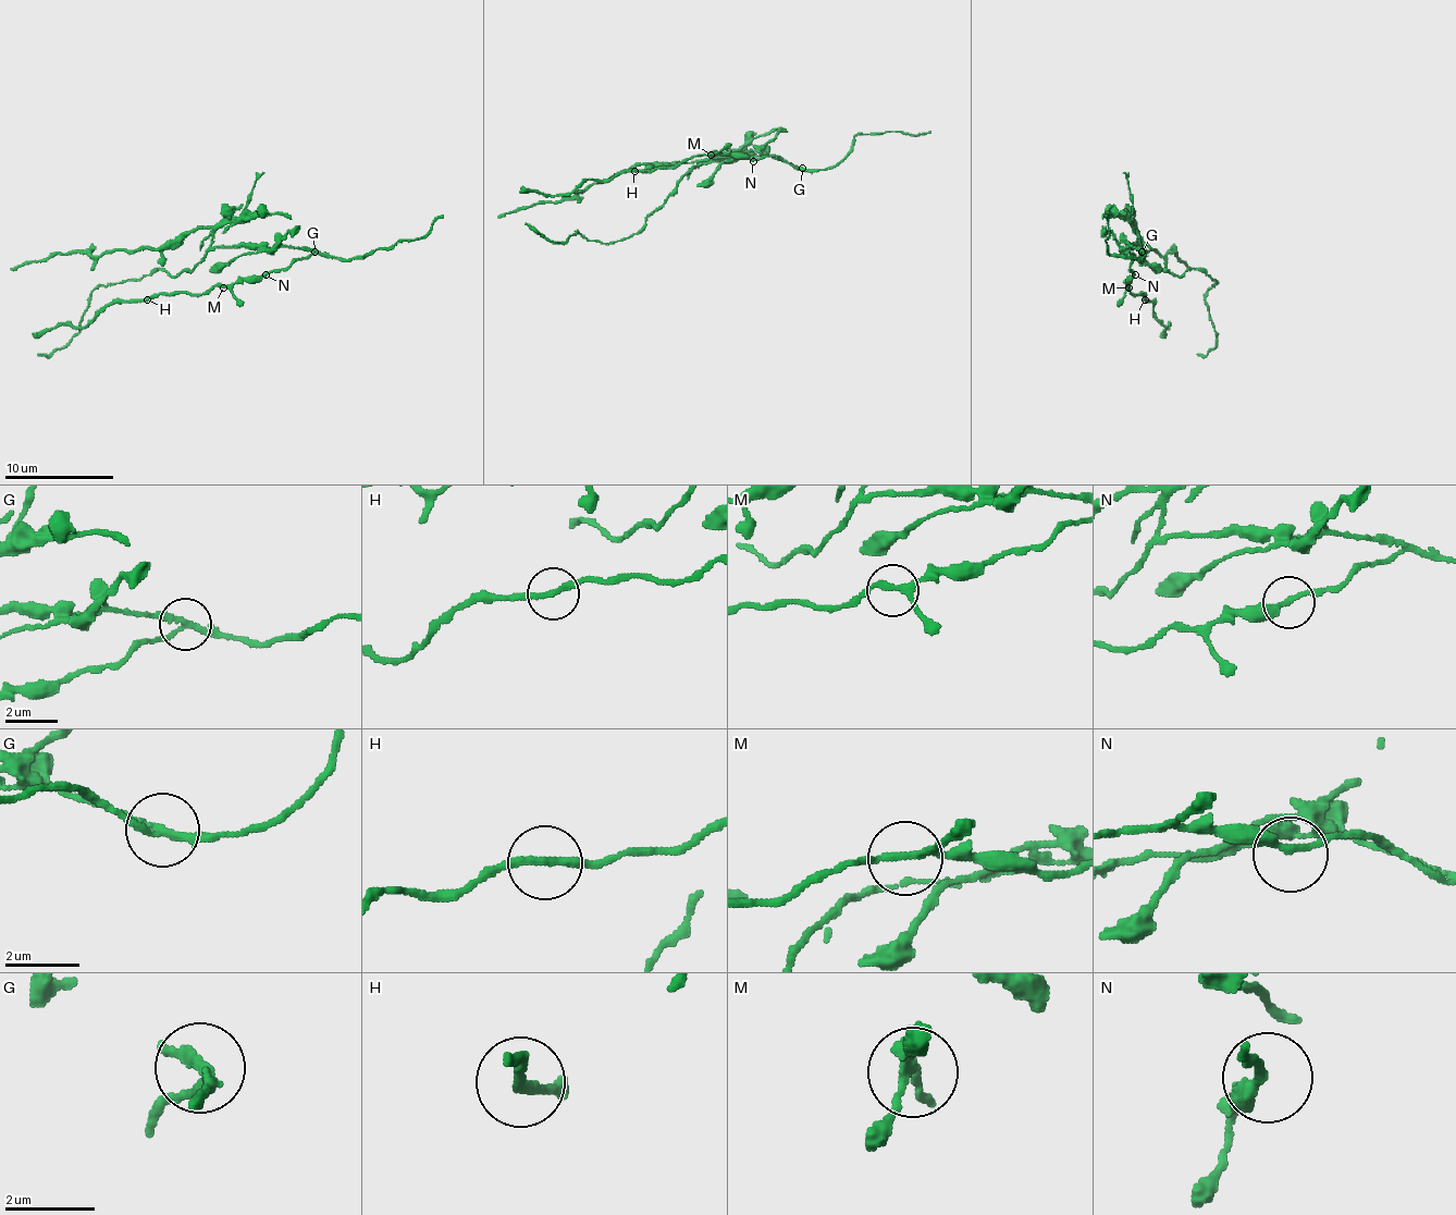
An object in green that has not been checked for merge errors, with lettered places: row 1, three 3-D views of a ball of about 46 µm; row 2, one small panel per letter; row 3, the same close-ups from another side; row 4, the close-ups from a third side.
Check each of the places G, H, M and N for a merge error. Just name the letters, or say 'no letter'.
G

